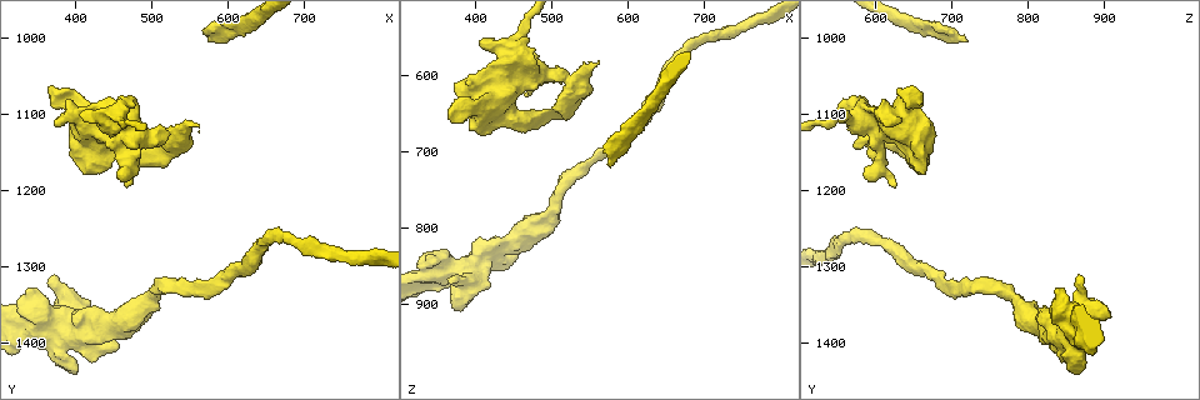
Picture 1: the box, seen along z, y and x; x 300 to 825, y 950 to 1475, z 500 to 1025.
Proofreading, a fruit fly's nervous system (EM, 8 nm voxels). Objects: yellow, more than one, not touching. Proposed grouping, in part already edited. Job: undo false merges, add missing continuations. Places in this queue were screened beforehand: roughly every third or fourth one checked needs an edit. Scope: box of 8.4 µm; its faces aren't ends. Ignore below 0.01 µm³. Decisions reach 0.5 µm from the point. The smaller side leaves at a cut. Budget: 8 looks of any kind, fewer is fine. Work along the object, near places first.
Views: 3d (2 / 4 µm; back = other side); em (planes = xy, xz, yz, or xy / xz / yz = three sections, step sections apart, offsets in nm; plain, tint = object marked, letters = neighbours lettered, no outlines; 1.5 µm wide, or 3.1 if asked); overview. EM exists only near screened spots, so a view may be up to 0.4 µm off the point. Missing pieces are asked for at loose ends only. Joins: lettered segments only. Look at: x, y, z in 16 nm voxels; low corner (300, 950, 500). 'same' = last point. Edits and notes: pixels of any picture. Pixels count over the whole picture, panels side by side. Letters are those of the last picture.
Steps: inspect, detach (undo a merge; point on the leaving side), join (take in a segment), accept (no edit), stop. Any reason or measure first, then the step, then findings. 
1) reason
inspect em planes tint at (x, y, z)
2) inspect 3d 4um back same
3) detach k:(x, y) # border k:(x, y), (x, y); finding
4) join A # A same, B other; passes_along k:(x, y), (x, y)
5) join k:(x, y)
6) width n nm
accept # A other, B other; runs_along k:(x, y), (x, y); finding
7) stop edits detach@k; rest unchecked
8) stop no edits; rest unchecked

free end
inspect 3d 4um at (410, 1105, 555)

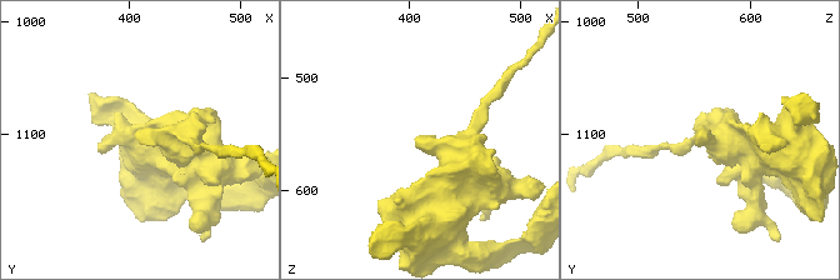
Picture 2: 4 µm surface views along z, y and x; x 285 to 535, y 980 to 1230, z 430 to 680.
now the EM
inspect em planes letters at (408, 1106, 550)

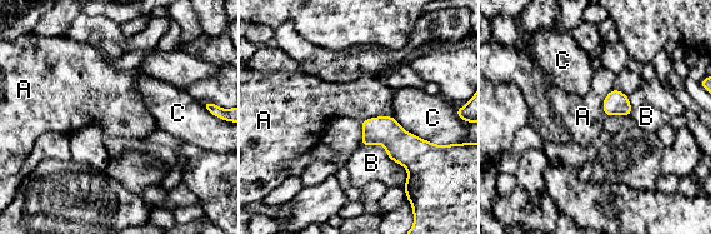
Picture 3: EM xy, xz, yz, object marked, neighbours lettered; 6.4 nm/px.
accept # A other, B other, C other; border 3:(391, 115), (369, 116), (361, 122); no lettered segment goes on from it

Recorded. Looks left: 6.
free end
inspect em xy step 8 tint at (560, 1115, 585)

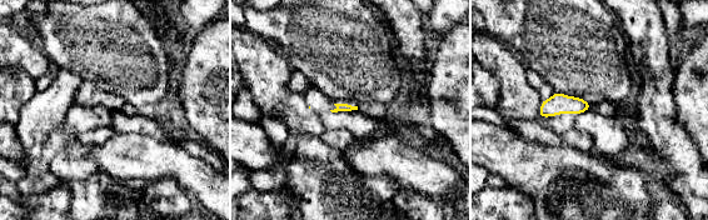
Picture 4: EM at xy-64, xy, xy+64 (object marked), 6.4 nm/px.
inspect em planes tint same

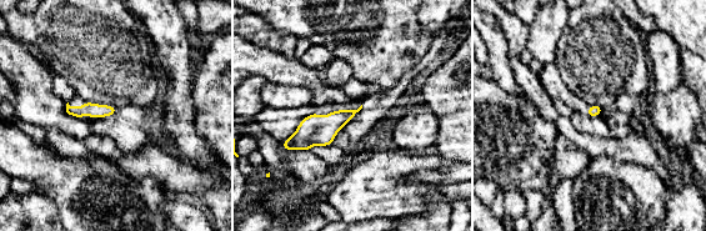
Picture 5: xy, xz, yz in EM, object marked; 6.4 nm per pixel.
inspect em planes letters same

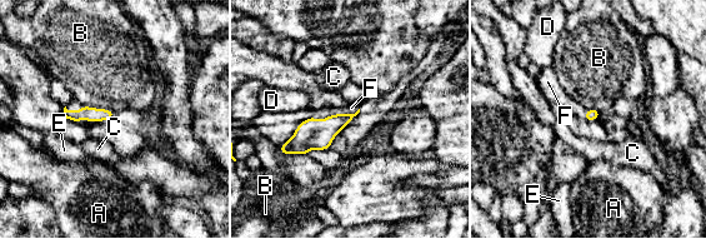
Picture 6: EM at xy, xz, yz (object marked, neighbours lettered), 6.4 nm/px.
join F # A other, B other, C other, D other, E other, F same; the neuron continues

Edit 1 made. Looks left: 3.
stops while still wide
inspect 3d 4um at (375, 1365, 905)

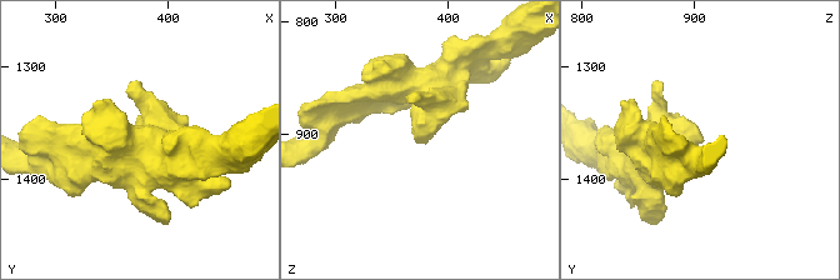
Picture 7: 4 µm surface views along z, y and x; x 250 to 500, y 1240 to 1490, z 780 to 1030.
inspect em xy step 4 letters at (372, 1366, 908)

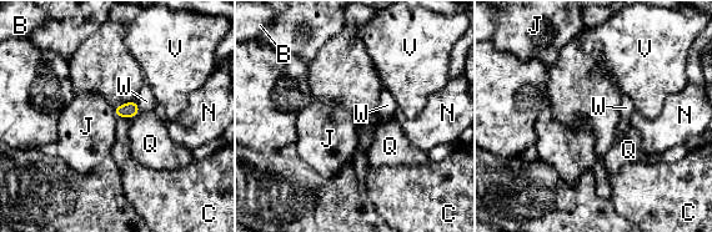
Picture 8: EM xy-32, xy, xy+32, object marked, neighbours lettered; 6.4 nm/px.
longest_contact W 80 nm
accept # B other, C other, J other, N other, Q other, V other, W other; no lettered segment goes on from it

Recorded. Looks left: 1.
stop edits join@6; rest unchecked

